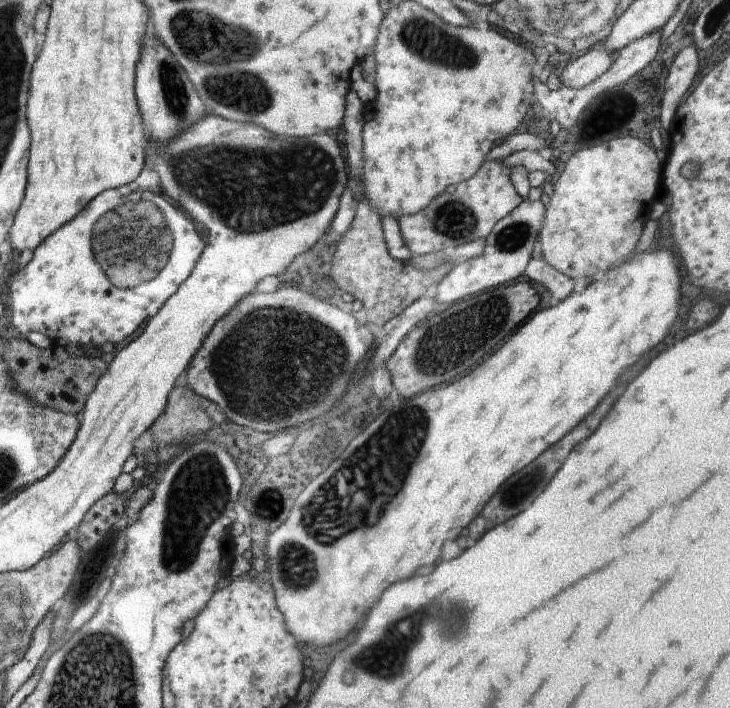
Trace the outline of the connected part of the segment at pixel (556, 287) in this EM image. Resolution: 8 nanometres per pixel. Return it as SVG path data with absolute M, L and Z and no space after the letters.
M530 259L523 274L529 278L529 282L538 282L546 287L546 292L556 296L560 302L579 286L579 283L552 268L544 259Z

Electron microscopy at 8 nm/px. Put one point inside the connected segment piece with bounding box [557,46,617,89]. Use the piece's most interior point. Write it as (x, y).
(581, 71)

